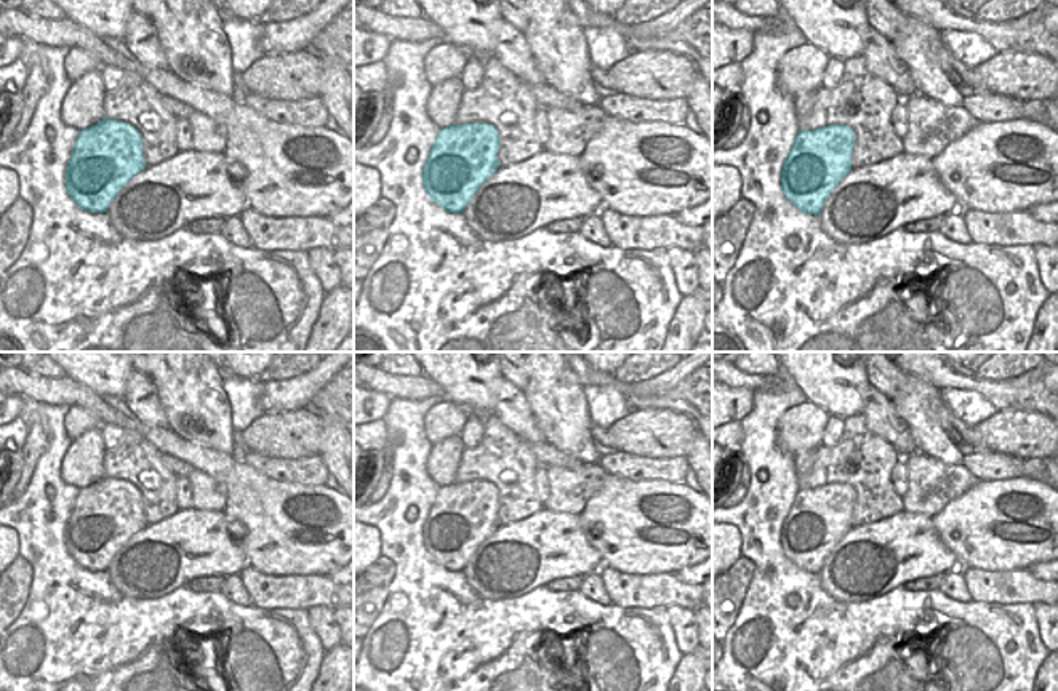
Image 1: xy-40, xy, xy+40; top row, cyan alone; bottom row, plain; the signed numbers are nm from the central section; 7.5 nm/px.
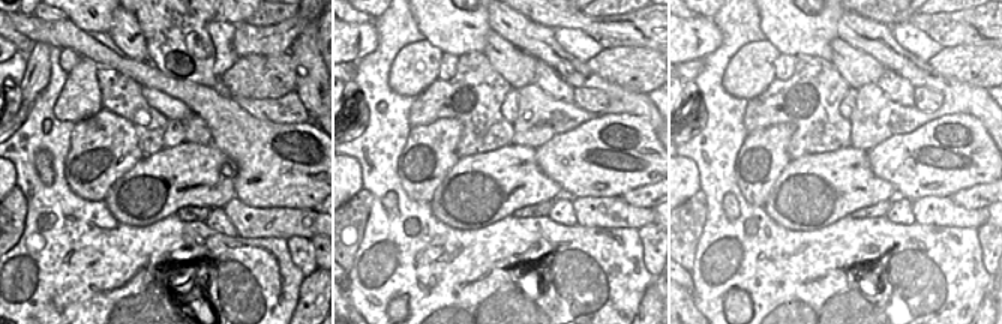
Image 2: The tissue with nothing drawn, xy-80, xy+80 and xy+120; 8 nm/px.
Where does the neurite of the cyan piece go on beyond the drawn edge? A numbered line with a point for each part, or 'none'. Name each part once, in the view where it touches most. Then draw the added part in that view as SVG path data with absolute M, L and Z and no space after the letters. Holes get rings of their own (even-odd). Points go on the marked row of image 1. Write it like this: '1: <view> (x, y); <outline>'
none

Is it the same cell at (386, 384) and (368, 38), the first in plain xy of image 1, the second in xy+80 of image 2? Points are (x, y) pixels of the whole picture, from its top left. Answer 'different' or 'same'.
different

